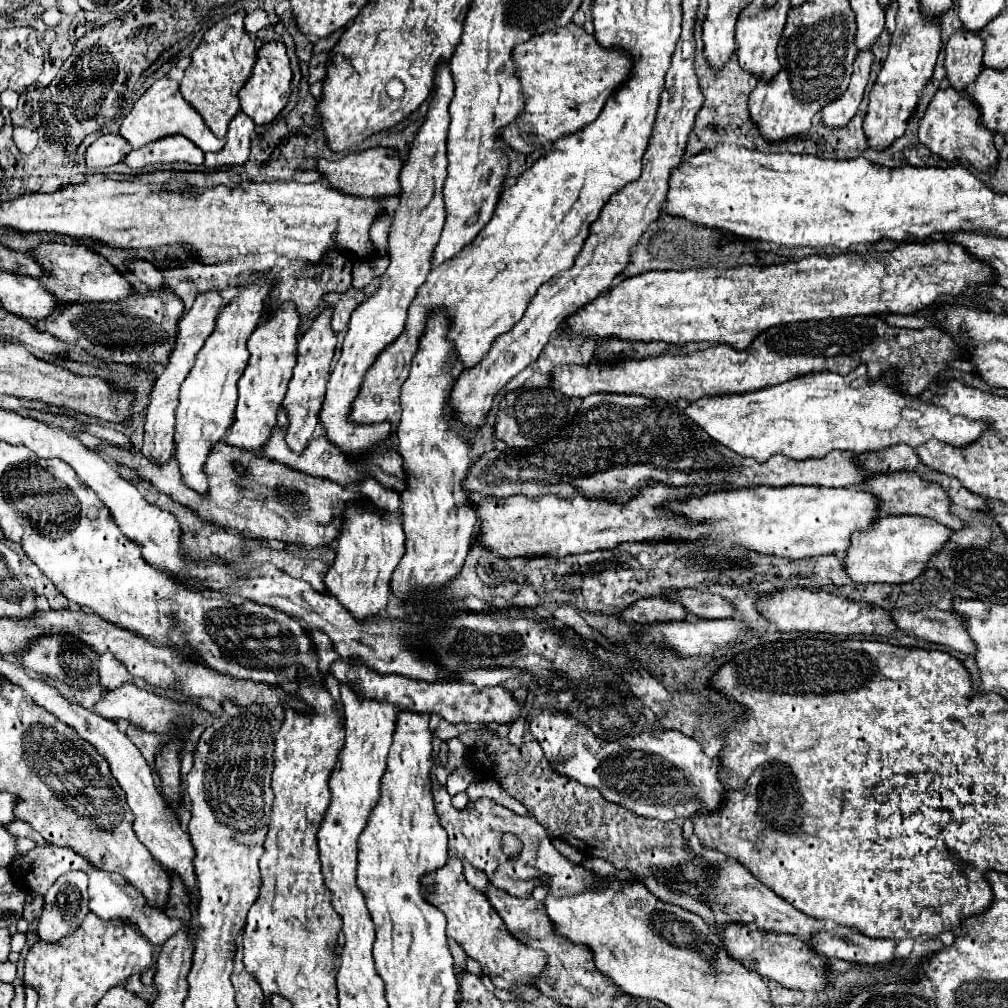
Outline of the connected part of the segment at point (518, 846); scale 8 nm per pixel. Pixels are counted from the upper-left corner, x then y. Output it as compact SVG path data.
M504 834L504 838L502 838L502 850L504 850L504 854L508 856L508 858L514 858L516 854L520 854L520 850L522 850L522 842L514 836L514 834Z

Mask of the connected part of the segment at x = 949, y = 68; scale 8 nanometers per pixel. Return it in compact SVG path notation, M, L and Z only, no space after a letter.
M956 32L948 44L946 44L946 78L950 80L950 86L958 92L966 90L980 74L982 70L982 52L984 44L978 36L972 36L970 32Z

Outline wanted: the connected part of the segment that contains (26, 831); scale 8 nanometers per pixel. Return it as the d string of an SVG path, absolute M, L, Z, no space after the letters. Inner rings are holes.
M14 820L12 824L6 826L6 830L12 834L12 836L18 836L18 838L32 838L38 842L38 846L44 846L46 842L42 840L42 836L28 824L28 822L22 822L22 820Z

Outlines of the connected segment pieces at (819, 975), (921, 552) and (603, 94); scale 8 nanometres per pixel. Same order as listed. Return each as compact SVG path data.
M730 922L728 926L724 926L720 936L728 956L742 962L744 968L758 972L762 978L776 980L784 988L792 990L814 990L814 992L822 990L826 980L826 966L816 956L816 952L812 952L812 948L806 942L802 942L798 936L764 932L738 922Z
M878 516L874 524L850 536L850 548L842 558L842 568L856 584L912 582L924 572L930 556L944 546L948 532L952 530L922 516Z
M566 24L564 28L556 28L556 32L546 32L542 36L534 36L532 40L520 44L512 52L512 60L516 64L516 76L522 84L524 94L524 112L504 130L500 132L500 138L514 150L522 154L530 154L544 146L546 142L556 142L568 134L574 134L582 130L586 124L594 122L608 100L612 92L622 84L622 80L630 72L630 56L624 50L612 50L598 46L594 34L586 34L582 26Z

